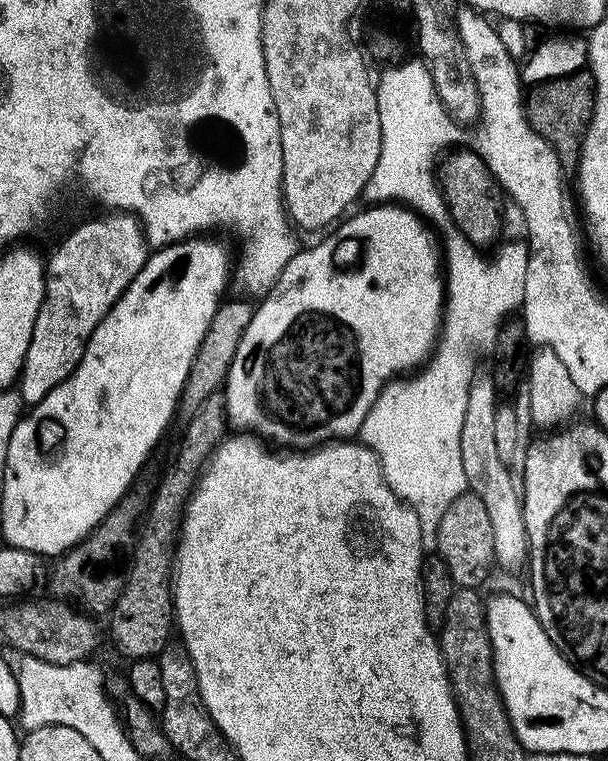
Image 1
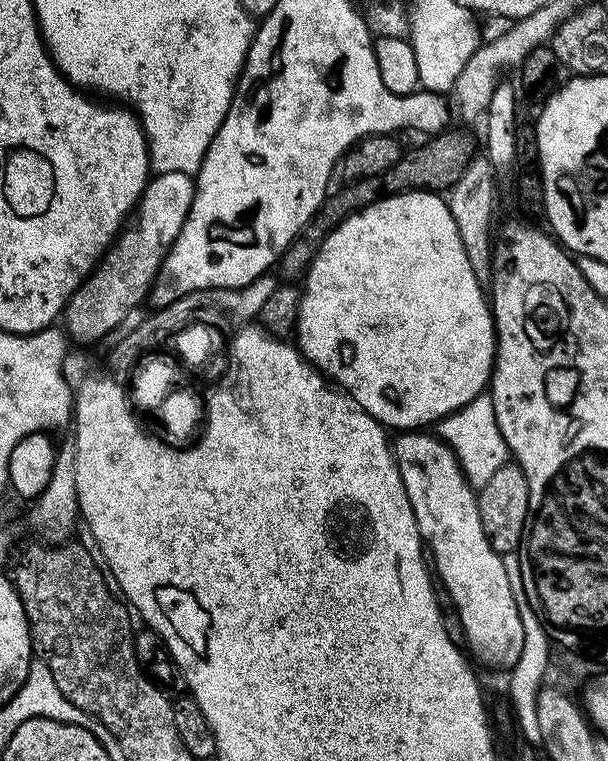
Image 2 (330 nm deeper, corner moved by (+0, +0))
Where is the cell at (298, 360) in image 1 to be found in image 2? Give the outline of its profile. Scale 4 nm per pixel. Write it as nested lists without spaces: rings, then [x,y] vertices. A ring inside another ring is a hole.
[[[425,190],[385,196],[384,199],[366,206],[361,212],[347,216],[332,229],[325,240],[319,241],[312,264],[302,280],[294,343],[304,359],[315,364],[335,387],[347,392],[351,400],[358,402],[358,406],[362,406],[362,410],[366,410],[366,414],[383,424],[385,429],[424,430],[429,427],[427,424],[435,425],[450,413],[457,412],[489,387],[496,363],[496,326],[492,323],[489,297],[485,289],[483,292],[480,288],[483,288],[482,282],[477,278],[474,266],[470,266],[470,258],[466,258],[466,246],[462,246],[458,226],[454,226],[454,218],[443,195]]]

